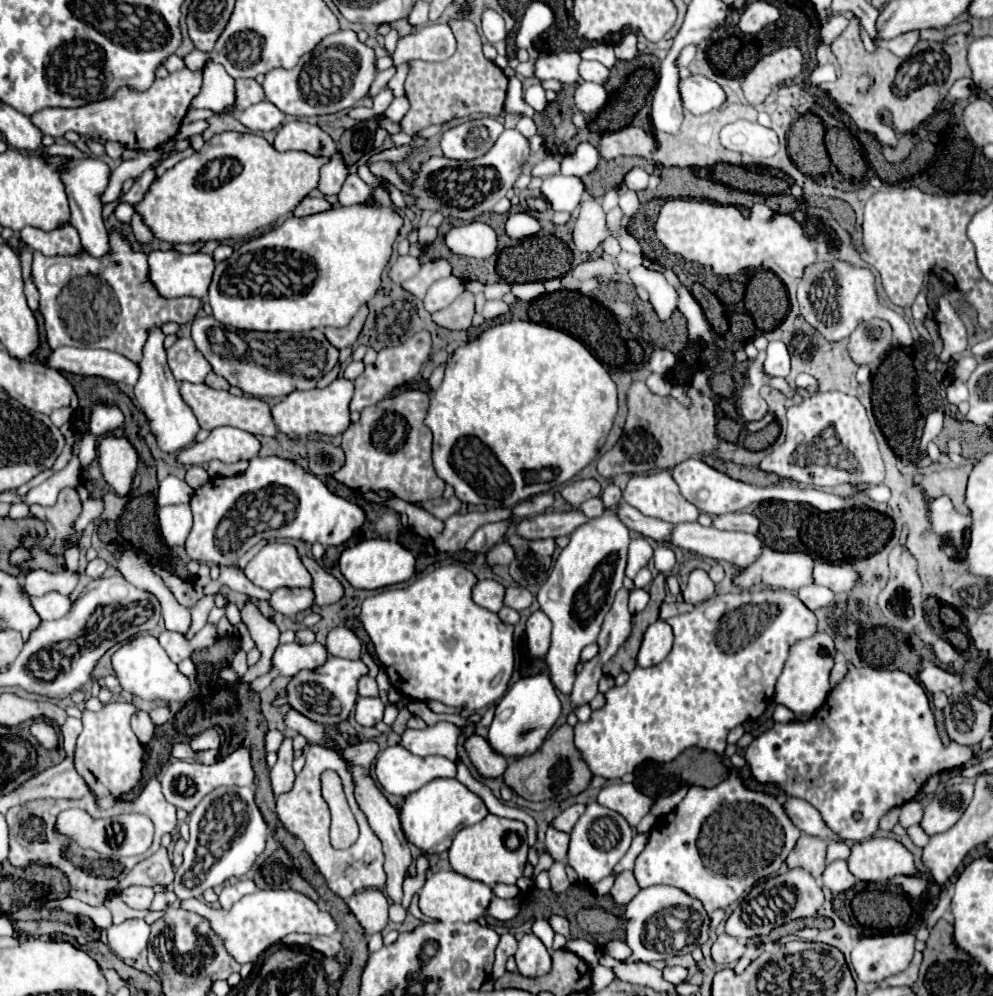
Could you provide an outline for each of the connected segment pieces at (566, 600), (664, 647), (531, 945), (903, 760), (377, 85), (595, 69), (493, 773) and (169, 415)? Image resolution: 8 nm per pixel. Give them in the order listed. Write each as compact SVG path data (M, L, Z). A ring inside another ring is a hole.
M608 484L602 490L604 514L578 526L570 536L570 544L560 552L548 580L538 592L538 602L542 612L552 620L552 642L544 658L550 680L562 694L572 692L576 678L576 666L580 662L580 652L584 646L596 642L602 620L610 610L616 592L622 588L630 530L618 518L618 508L622 504L622 490L616 484ZM552 594L558 594L554 600Z
M656 620L644 632L644 640L636 658L636 664L642 668L660 664L672 650L672 628L664 620Z
M524 934L524 938L518 942L514 958L522 976L536 978L550 972L550 954L534 934Z
M848 666L848 676L828 694L826 704L808 722L774 724L774 728L760 734L746 748L744 756L758 782L772 782L788 796L804 798L820 810L824 822L842 840L862 842L878 830L878 820L884 812L910 802L920 792L928 776L962 766L972 758L972 748L958 746L954 742L950 746L942 746L928 696L906 672Z
M388 68L388 70L384 70L384 72L378 72L378 76L376 76L376 80L372 82L372 86L370 86L370 92L368 92L368 98L374 98L386 84L388 84L388 80L394 76L394 68Z
M582 62L580 64L580 78L586 82L598 82L604 84L608 80L608 68L600 62Z
M470 734L464 742L464 748L482 778L500 778L504 774L508 766L506 758L502 758L500 754L494 754L482 736Z
M154 328L148 336L148 344L144 346L144 360L138 364L140 366L140 378L134 386L134 396L138 408L146 414L150 422L150 430L154 438L158 440L158 446L166 452L178 452L194 442L194 436L198 432L198 422L192 414L192 410L186 406L178 392L178 382L174 380L168 364L166 364L166 350L162 346L164 334L162 330Z

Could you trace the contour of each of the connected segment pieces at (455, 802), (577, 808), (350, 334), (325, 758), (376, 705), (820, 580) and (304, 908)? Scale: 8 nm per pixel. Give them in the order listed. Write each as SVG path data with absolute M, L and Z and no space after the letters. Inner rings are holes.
M436 778L404 798L400 810L400 822L408 842L412 842L430 856L448 850L458 830L480 822L486 814L488 810L482 798L472 790L468 790L462 782L458 782L456 778Z
M574 804L574 806L562 810L562 812L550 822L550 826L556 828L556 830L560 830L560 832L570 832L572 826L576 824L576 820L580 818L580 814L584 812L584 808L586 808L584 804Z
M362 306L346 328L324 328L324 334L326 334L328 342L332 346L336 346L338 350L342 350L346 346L352 346L358 340L358 334L360 334L360 330L364 326L366 316L368 316L368 308Z
M312 744L310 750L308 750L308 754L306 754L306 766L296 776L296 782L294 782L292 792L276 798L276 812L278 812L278 818L282 820L282 824L294 836L298 836L304 842L306 852L310 854L310 858L314 860L314 864L322 872L322 876L326 878L328 888L334 894L338 894L340 898L348 900L352 894L356 894L360 890L366 890L366 888L382 888L386 884L384 852L382 852L380 838L370 828L364 812L360 810L360 806L356 802L352 772L348 770L346 760L338 756L338 752L328 750L324 746ZM328 768L332 768L332 770L336 770L340 774L342 784L344 784L344 792L346 792L346 798L348 798L348 804L350 804L350 810L352 810L352 814L354 814L354 818L358 820L358 826L360 826L360 836L358 836L358 840L348 850L336 850L330 844L330 810L328 810L324 798L320 796L320 774L324 770L328 770Z
M358 698L356 702L356 720L362 726L374 726L382 720L384 704L380 698Z
M818 560L814 564L812 576L814 576L816 584L826 586L832 592L850 590L858 582L858 574L852 570L850 564L838 564L838 566L834 566L834 564L828 564L828 562L822 562L822 560Z
M258 890L240 898L230 910L212 908L199 899L188 899L181 903L181 908L206 918L214 934L224 942L226 952L238 964L254 962L268 946L280 942L284 936L292 932L306 932L306 934L324 934L330 936L338 930L336 920L332 914L320 906L318 902L310 900L306 894L296 890Z

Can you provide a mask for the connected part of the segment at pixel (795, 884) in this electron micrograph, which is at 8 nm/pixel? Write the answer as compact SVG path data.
M794 868L794 870L788 870L786 874L782 876L776 876L774 878L774 884L776 886L788 886L794 890L796 894L796 904L794 908L782 918L782 922L790 922L790 920L796 920L796 918L806 918L806 916L812 916L818 912L818 908L822 906L824 902L824 894L820 890L820 886L816 884L816 880L804 872L802 868Z

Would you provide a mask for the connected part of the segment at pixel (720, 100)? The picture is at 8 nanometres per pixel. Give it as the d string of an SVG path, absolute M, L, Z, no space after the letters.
M688 76L678 84L682 106L692 114L704 114L720 108L726 100L724 90L706 76Z

